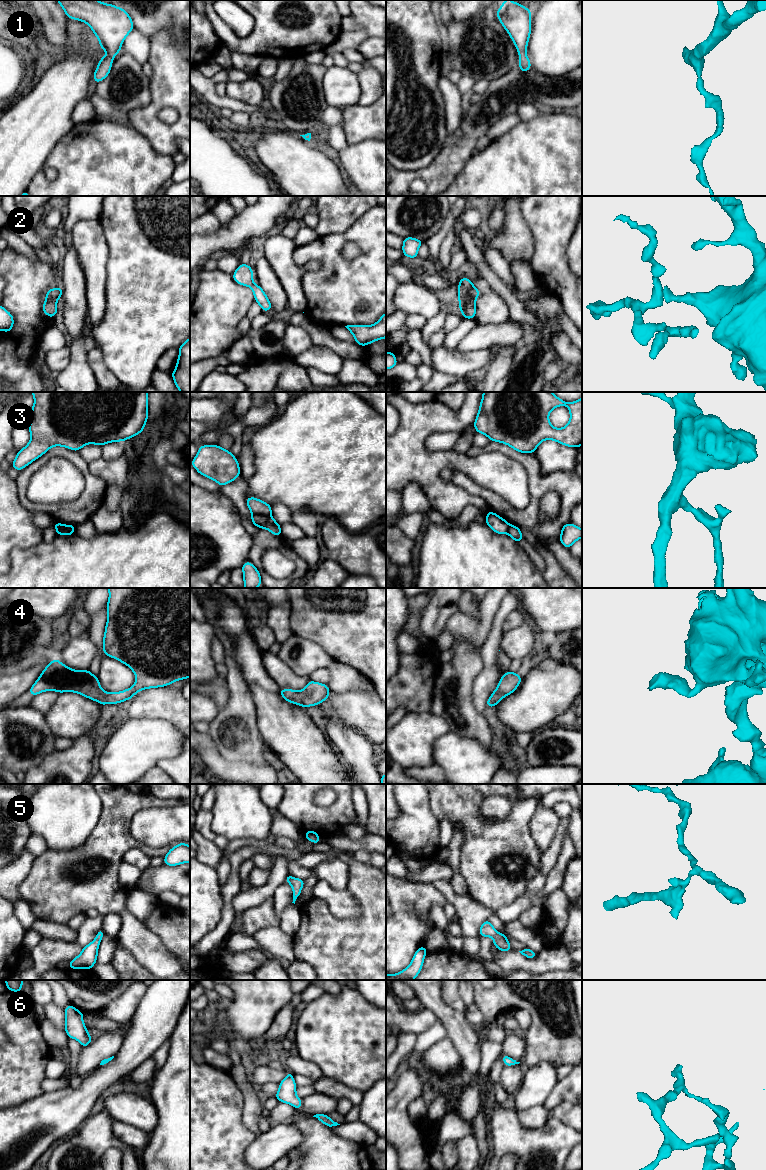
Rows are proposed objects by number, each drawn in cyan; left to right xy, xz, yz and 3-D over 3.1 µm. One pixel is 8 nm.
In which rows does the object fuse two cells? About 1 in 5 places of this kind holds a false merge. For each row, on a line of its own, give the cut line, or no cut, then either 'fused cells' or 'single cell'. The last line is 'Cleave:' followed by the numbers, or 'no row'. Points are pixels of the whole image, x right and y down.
1: no cut | single cell
2: no cut | single cell
3: xy (56, 528), (74, 531) | fused cells
4: no cut | single cell
5: no cut | single cell
6: no cut | single cell
Cleave: 3

